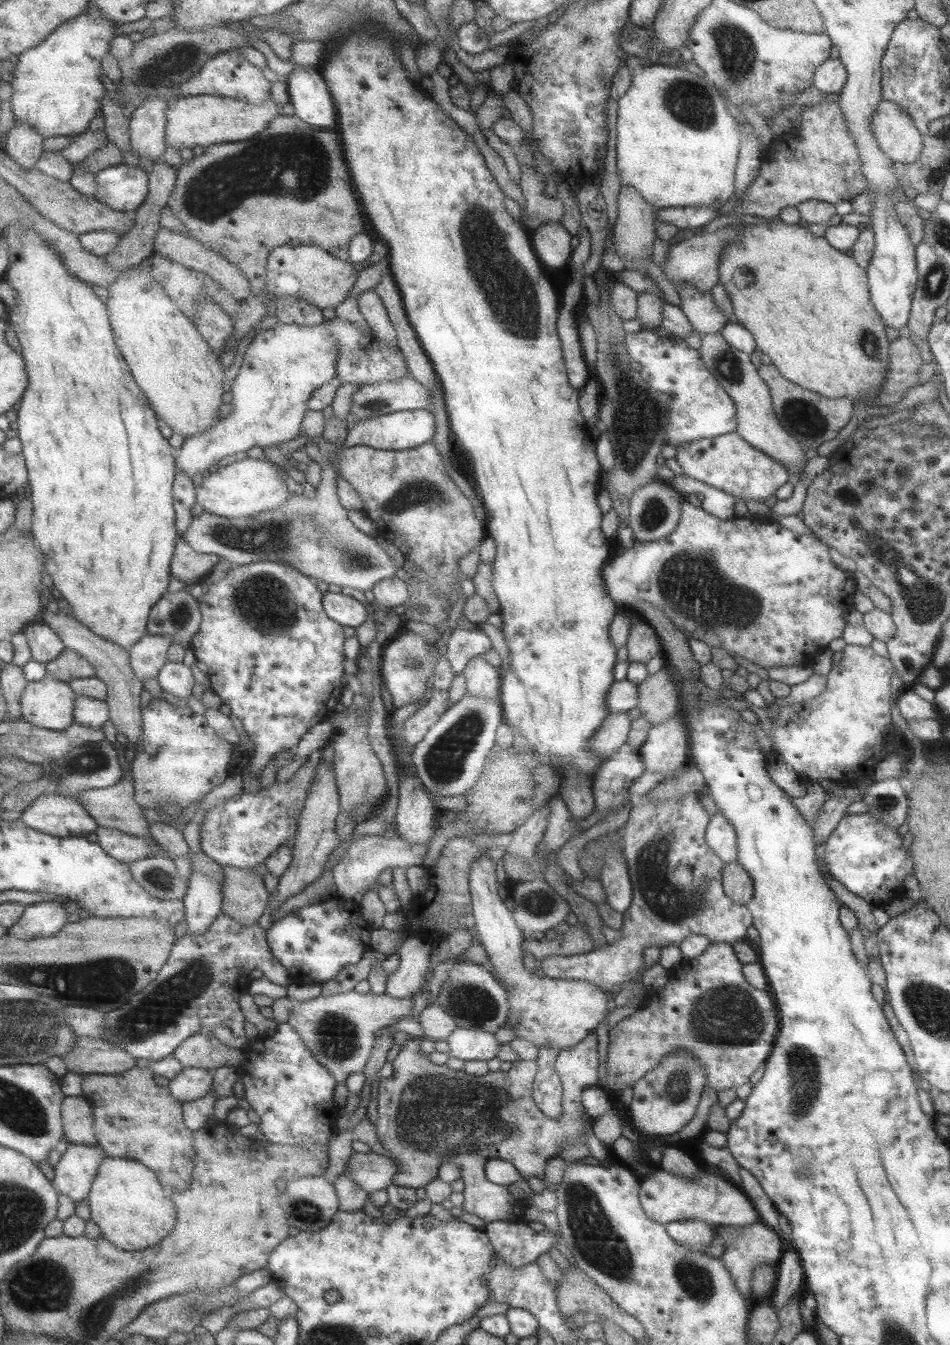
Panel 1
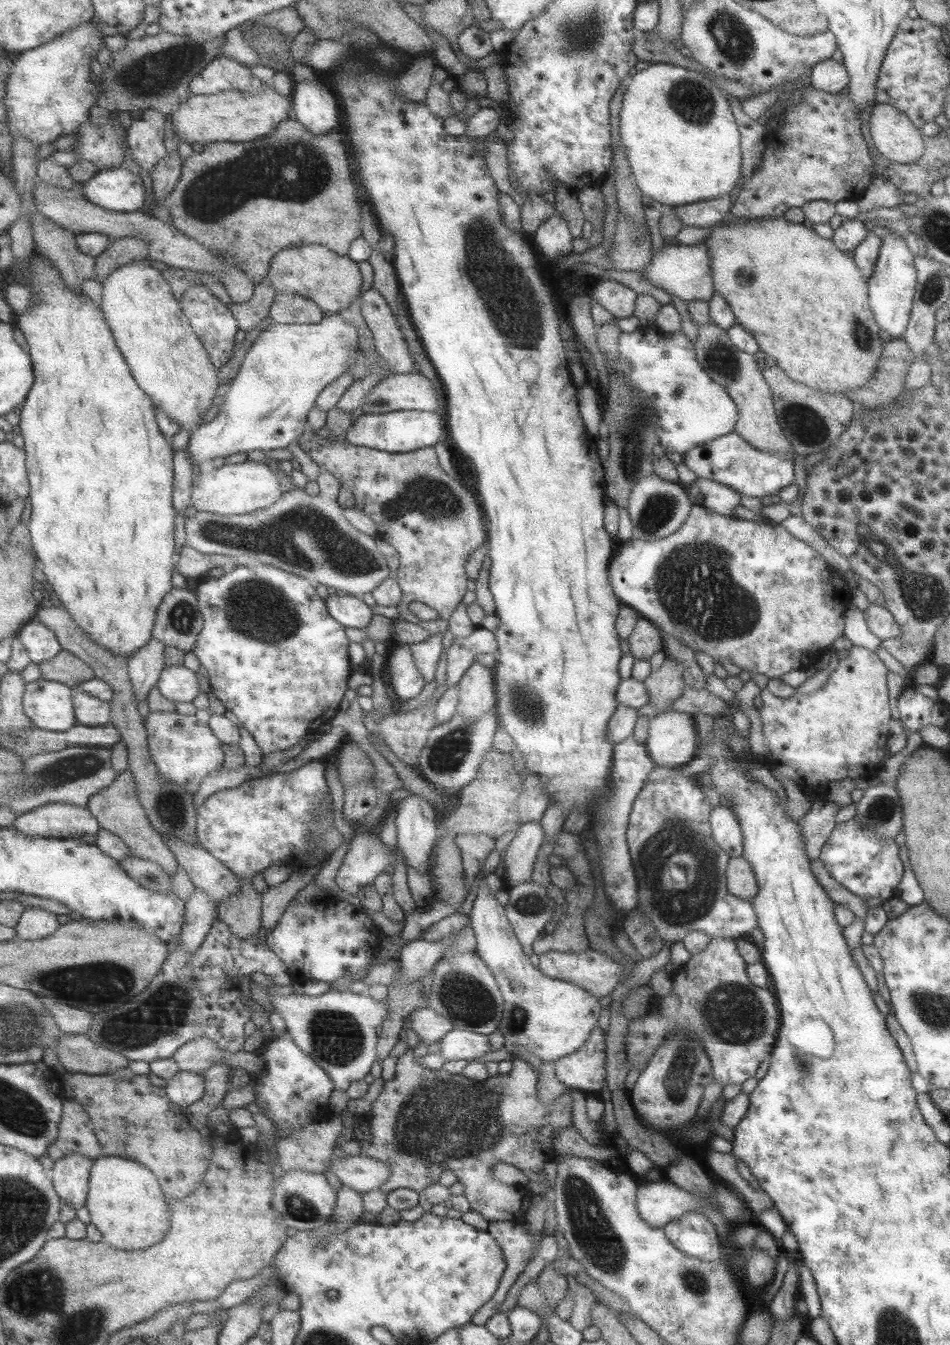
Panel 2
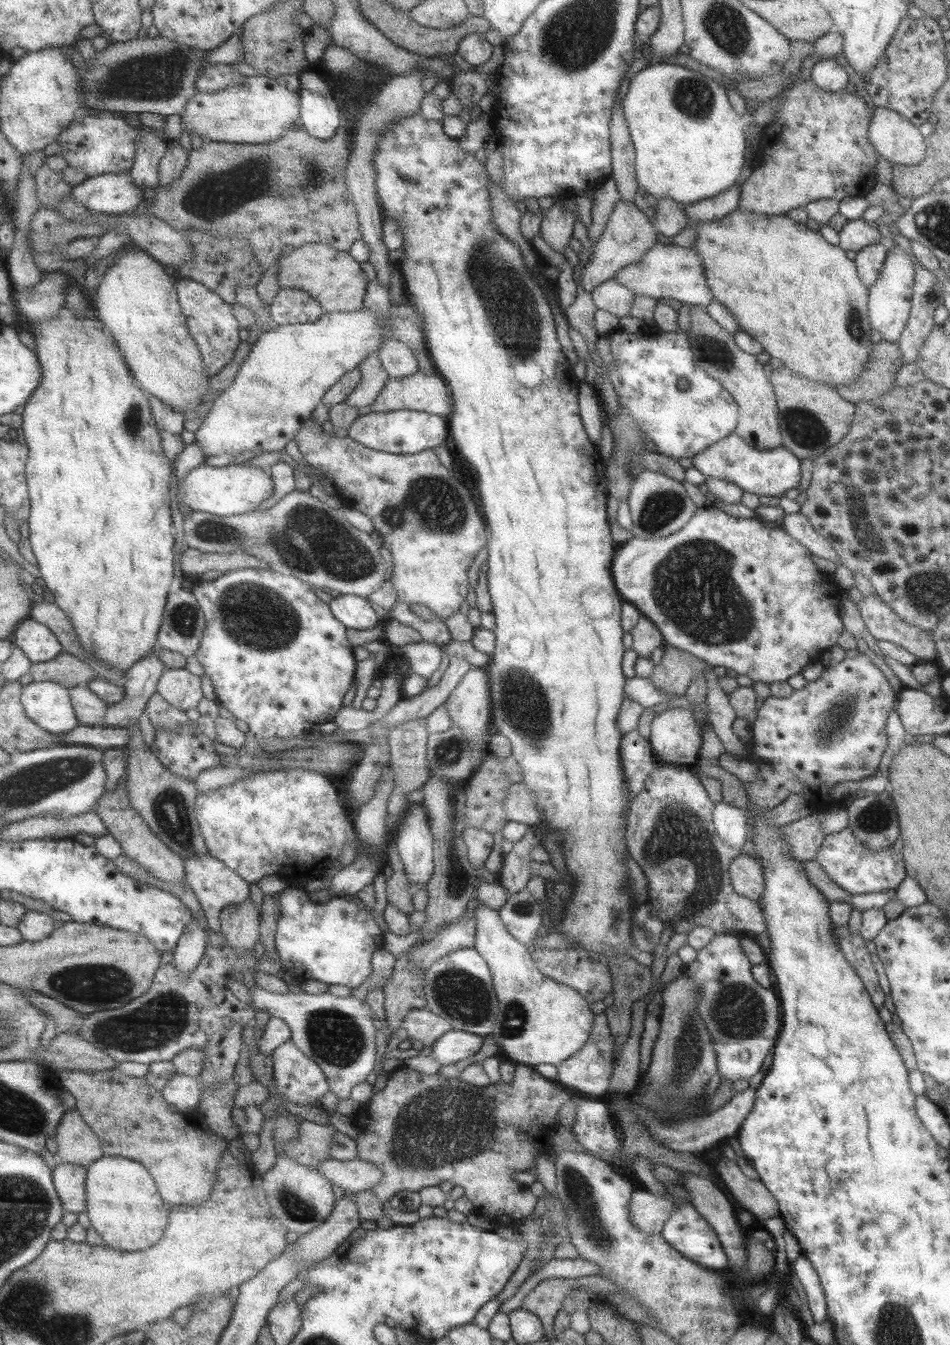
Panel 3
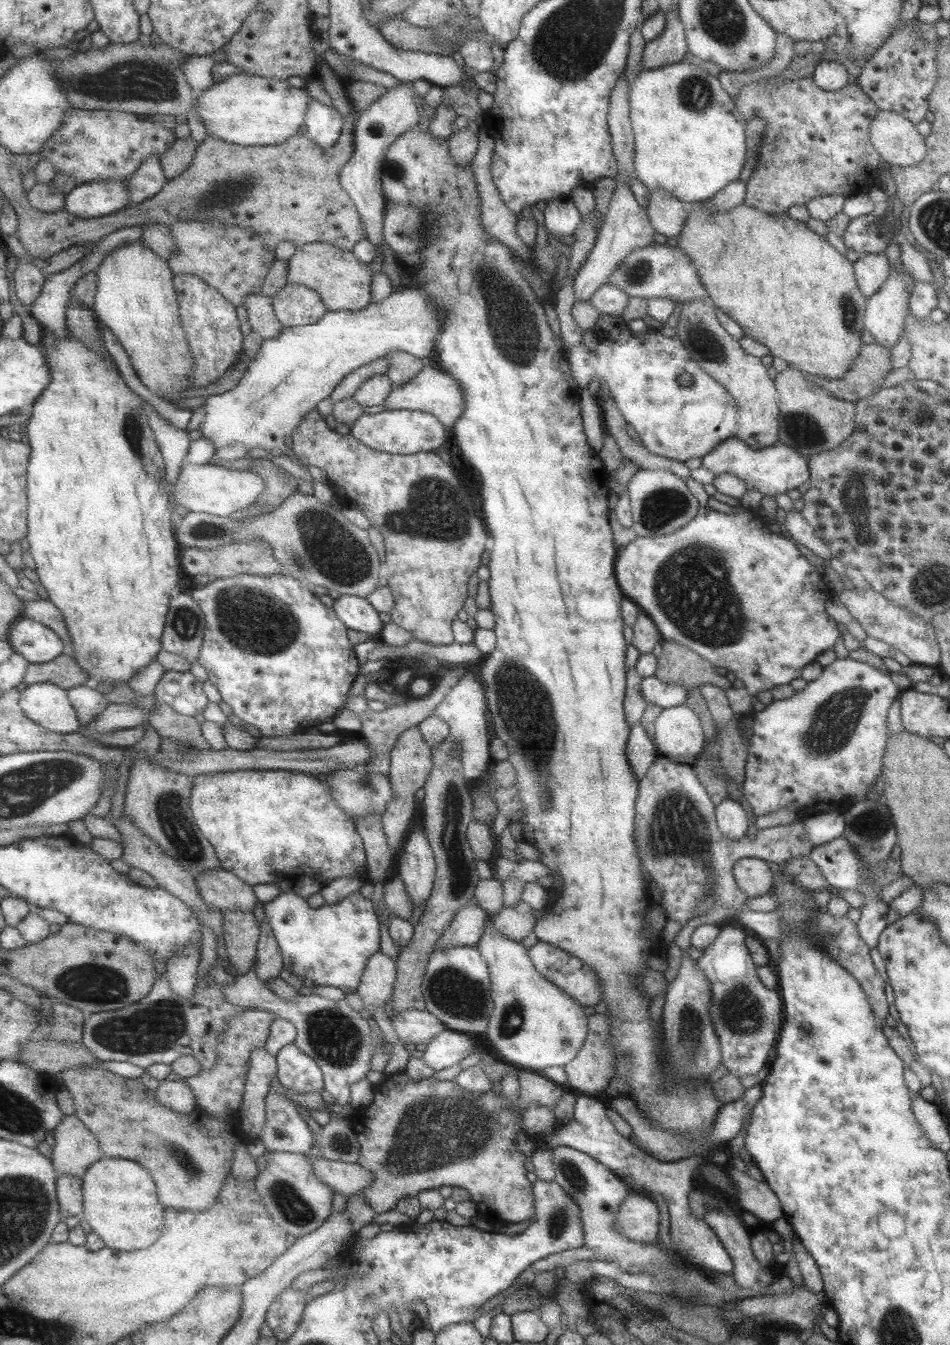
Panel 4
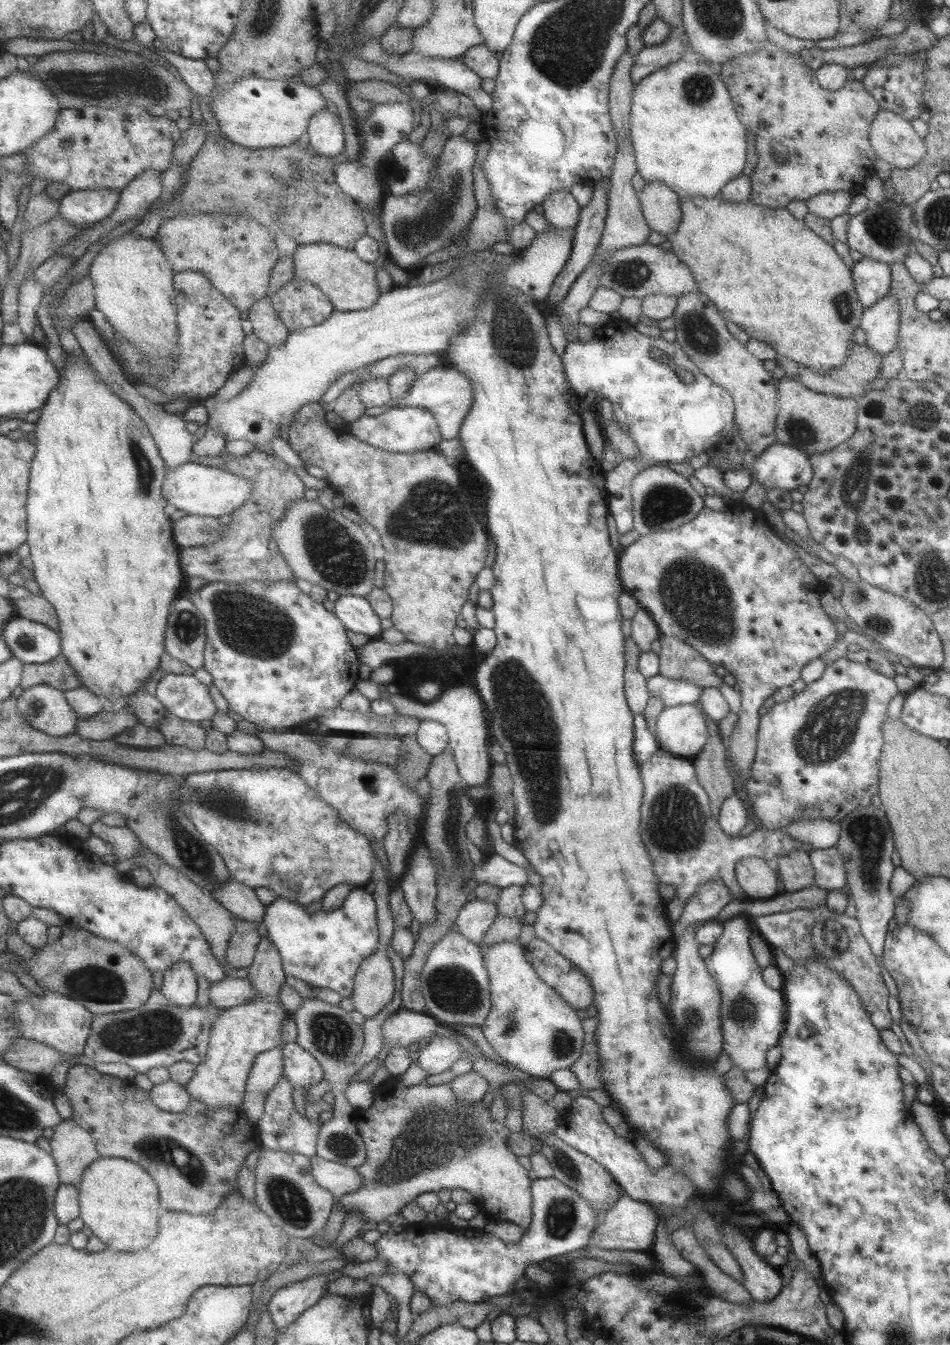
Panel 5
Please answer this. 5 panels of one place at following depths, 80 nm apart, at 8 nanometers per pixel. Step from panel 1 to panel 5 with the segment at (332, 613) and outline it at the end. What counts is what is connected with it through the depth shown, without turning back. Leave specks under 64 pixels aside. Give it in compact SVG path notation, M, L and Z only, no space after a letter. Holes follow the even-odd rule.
M354 595L334 597L334 608L334 614L348 630L373 639L381 633L379 617L365 597Z

